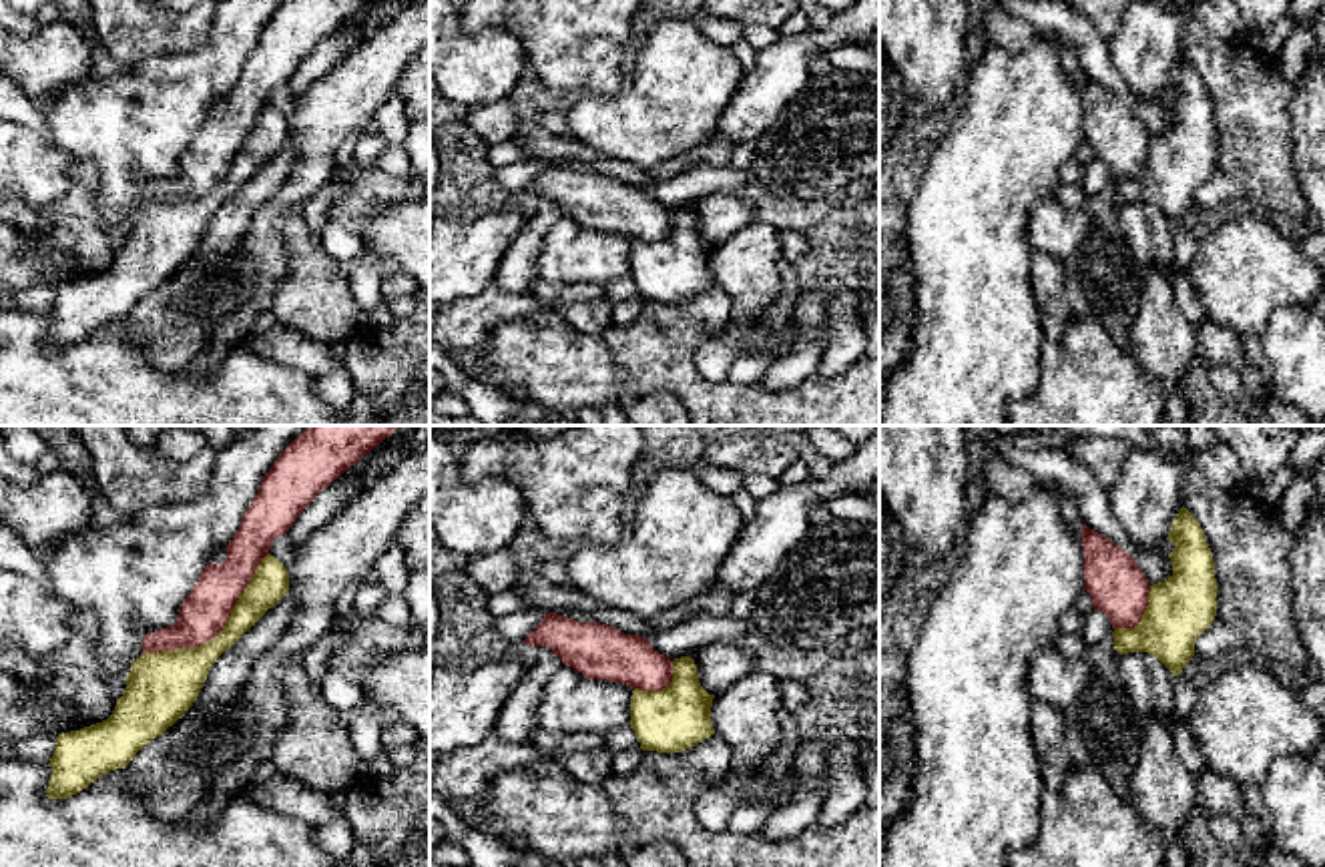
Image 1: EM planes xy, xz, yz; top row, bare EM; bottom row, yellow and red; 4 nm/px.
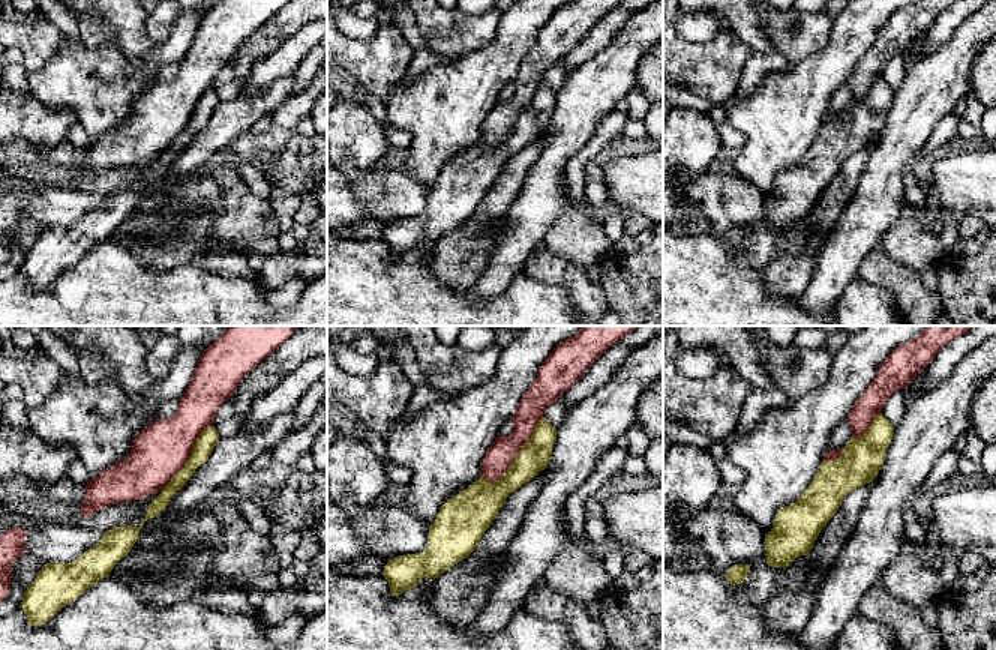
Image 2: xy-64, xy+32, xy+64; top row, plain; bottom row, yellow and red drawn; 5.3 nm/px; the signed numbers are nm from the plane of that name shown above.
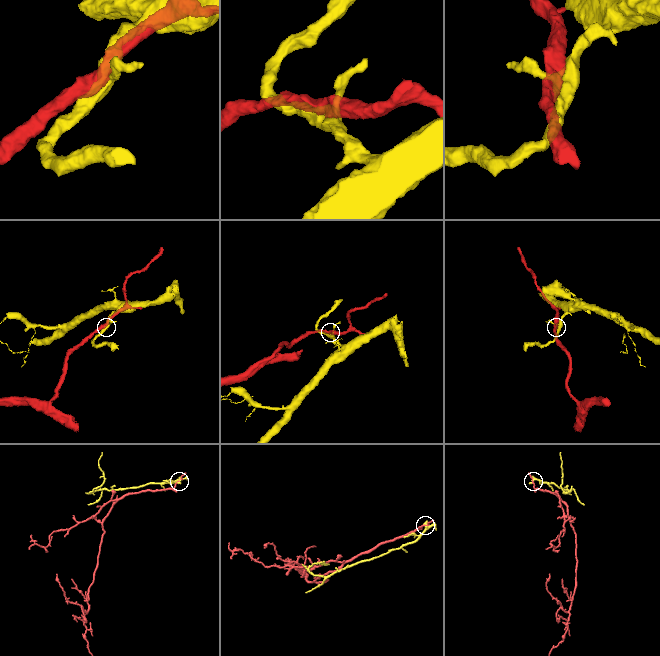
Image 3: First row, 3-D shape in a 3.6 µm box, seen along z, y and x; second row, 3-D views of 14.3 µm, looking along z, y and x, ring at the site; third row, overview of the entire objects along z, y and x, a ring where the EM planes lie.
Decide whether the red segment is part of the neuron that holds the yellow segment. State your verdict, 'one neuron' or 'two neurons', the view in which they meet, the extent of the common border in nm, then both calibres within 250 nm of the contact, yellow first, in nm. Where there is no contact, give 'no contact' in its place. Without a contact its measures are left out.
two neurons | xy | 650 nm | 200/190 nm

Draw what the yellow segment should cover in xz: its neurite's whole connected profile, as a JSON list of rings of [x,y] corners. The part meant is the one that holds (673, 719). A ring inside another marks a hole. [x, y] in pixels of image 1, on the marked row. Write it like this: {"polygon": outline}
{"polygon": [[[691,656],[673,662],[673,682],[662,690],[632,690],[630,729],[642,751],[681,753],[711,735],[711,706],[715,694],[709,694],[697,674]]]}

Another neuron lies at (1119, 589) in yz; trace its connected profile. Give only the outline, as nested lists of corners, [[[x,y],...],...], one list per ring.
[[[1086,524],[1082,550],[1084,590],[1092,596],[1094,610],[1104,612],[1114,630],[1138,626],[1148,606],[1150,584],[1134,558]]]

